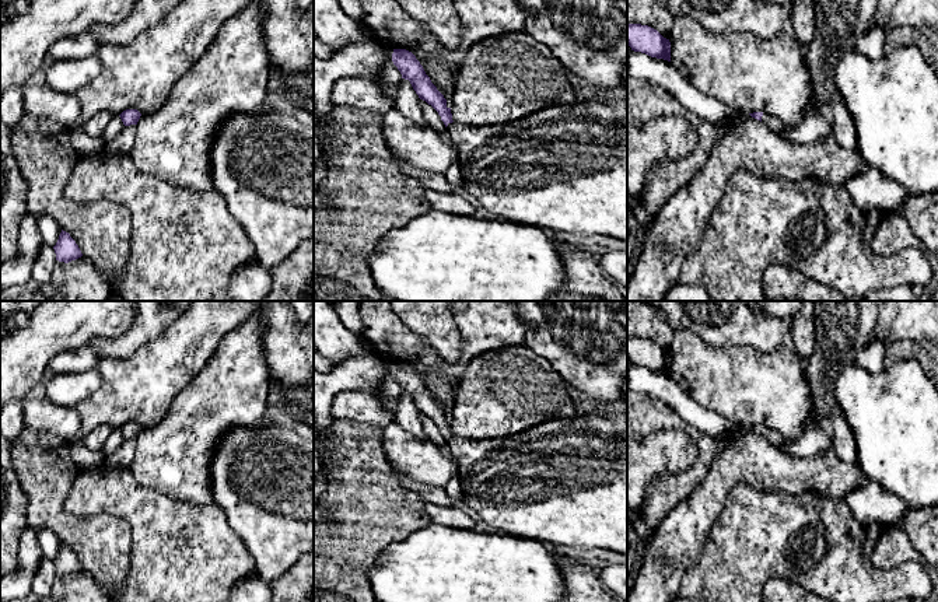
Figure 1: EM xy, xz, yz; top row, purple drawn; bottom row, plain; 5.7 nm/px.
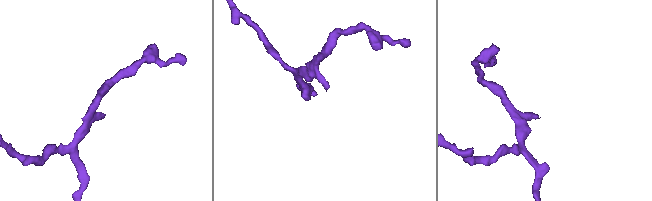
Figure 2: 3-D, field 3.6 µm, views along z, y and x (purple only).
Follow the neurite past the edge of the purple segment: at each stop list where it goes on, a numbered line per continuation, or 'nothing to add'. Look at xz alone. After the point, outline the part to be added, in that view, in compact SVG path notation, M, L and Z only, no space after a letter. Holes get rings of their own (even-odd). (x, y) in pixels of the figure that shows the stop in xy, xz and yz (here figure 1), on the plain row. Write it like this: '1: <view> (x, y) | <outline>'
1: xz (564, 482) | M603 409L588 416L554 419L514 435L486 440L448 437L458 462L463 503L500 535L566 545L578 550L601 547L627 557L627 421Z

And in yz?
1: yz (774, 438) | M763 427L762 435L774 447L783 451L783 444L787 441L785 437L780 435L778 433Z

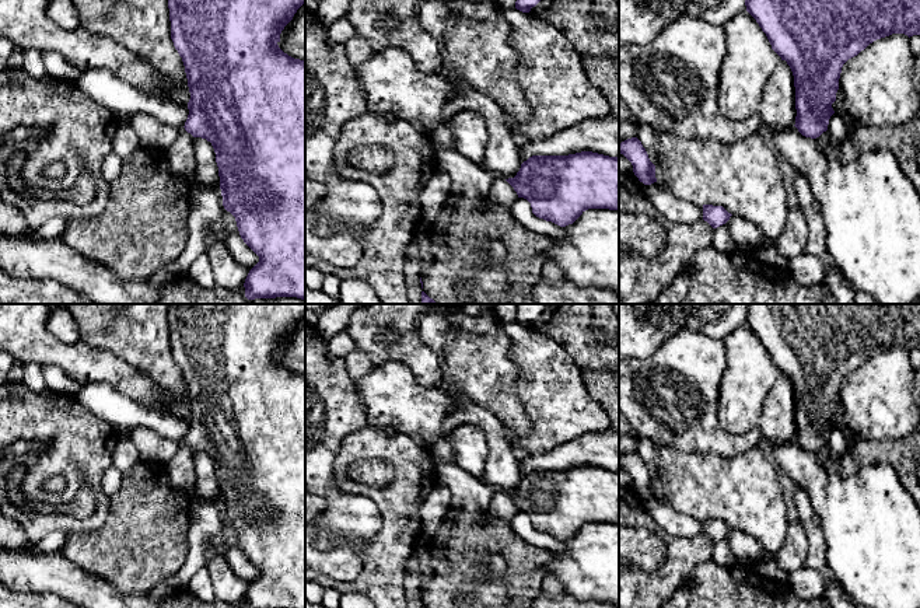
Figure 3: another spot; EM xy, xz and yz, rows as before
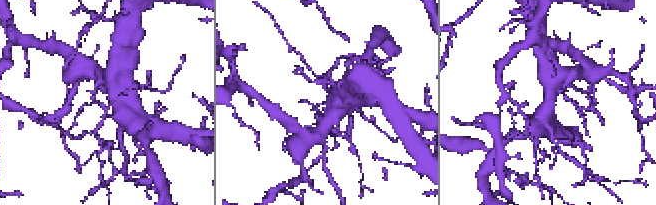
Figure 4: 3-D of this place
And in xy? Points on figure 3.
1: xy (153, 448) | M147 427L133 429L129 438L139 451L140 462L154 465L165 465L179 448L186 445L185 441L162 437Z

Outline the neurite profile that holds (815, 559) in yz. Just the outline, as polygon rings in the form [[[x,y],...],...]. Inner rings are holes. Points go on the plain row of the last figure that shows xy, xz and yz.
[[[797,486],[794,503],[798,511],[798,521],[808,539],[808,552],[804,567],[819,573],[829,573],[826,562],[828,546],[823,538],[822,523],[812,509],[811,499],[804,488]]]

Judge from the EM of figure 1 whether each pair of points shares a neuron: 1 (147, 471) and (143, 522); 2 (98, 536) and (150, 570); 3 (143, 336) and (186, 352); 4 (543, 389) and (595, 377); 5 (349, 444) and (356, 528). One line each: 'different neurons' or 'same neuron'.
1: different neurons
2: different neurons
3: different neurons
4: different neurons
5: same neuron

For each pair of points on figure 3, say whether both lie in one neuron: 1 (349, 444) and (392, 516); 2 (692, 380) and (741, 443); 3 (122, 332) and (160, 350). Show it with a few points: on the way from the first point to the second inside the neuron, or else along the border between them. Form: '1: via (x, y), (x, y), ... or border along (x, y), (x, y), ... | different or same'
1: via (374, 444), (380, 444), (401, 465), (401, 491) | same
2: via (692, 399), (692, 409), (721, 439) | same
3: via (132, 334), (136, 334), (150, 348) | same

